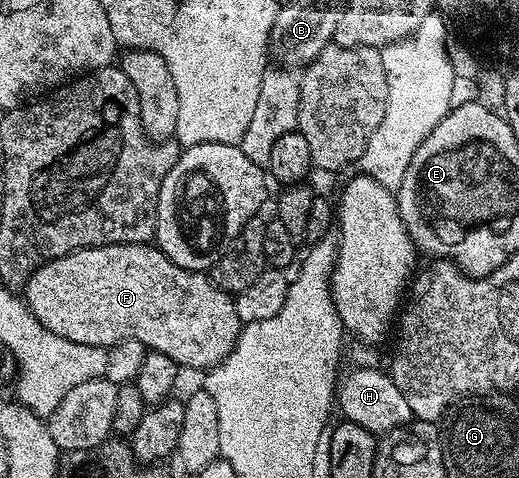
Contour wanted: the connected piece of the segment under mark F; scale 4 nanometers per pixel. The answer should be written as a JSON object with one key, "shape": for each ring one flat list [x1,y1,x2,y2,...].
{"shape":[[142,241,85,247,48,261,30,274,24,288,24,302,49,331,60,337,107,349,120,341,135,339,149,350,172,357,182,369,209,369,223,363,234,352,244,326,231,292,222,290,209,274,184,269,157,246]]}

